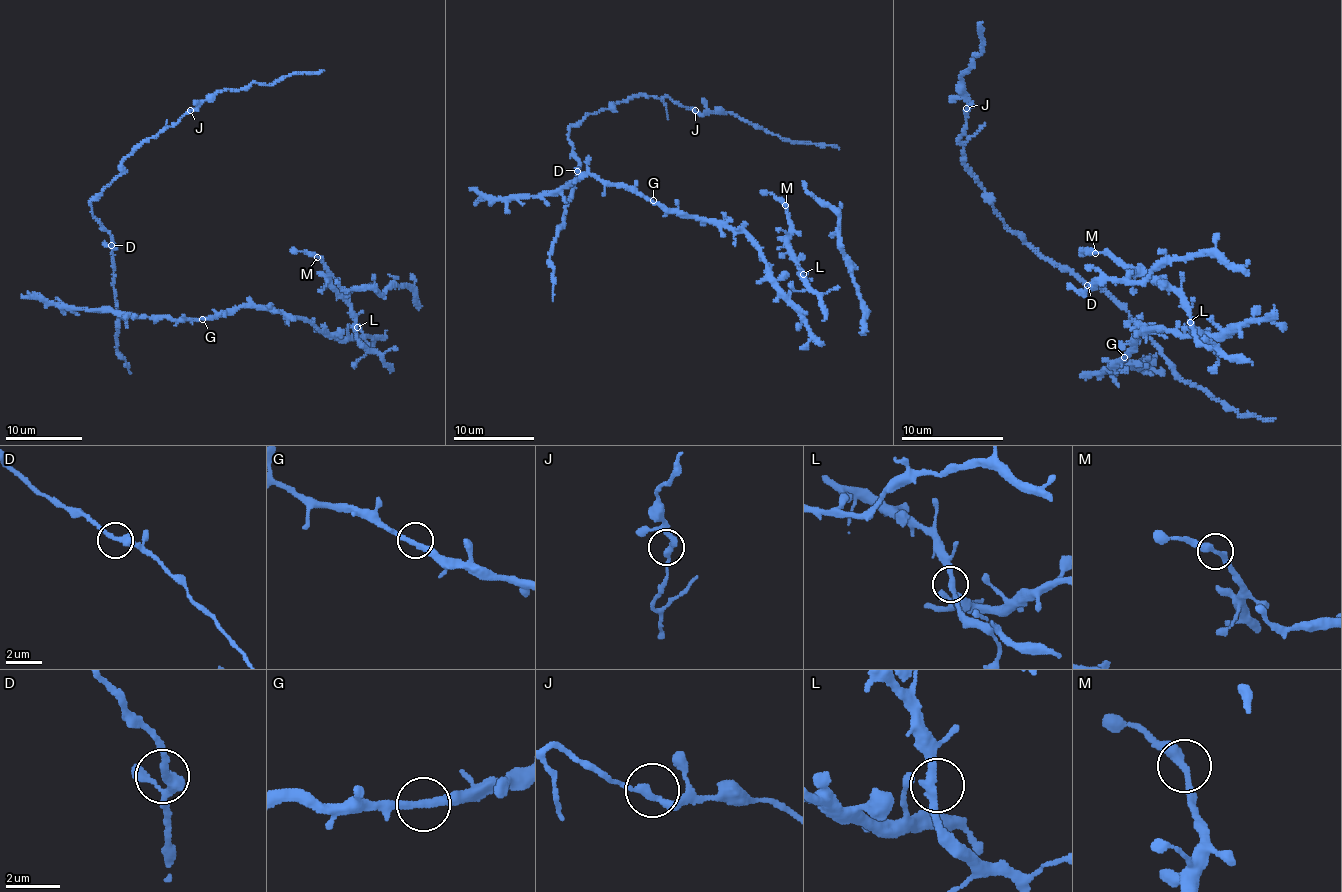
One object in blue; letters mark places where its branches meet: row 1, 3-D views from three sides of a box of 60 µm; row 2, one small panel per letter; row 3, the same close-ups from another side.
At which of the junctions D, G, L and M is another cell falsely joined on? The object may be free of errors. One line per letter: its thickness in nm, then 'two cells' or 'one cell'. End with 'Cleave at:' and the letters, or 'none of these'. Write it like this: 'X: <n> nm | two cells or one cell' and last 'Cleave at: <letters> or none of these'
D: 320 nm | one cell
G: 280 nm | one cell
L: 280 nm | one cell
M: 300 nm | one cell
Cleave at: none of these

